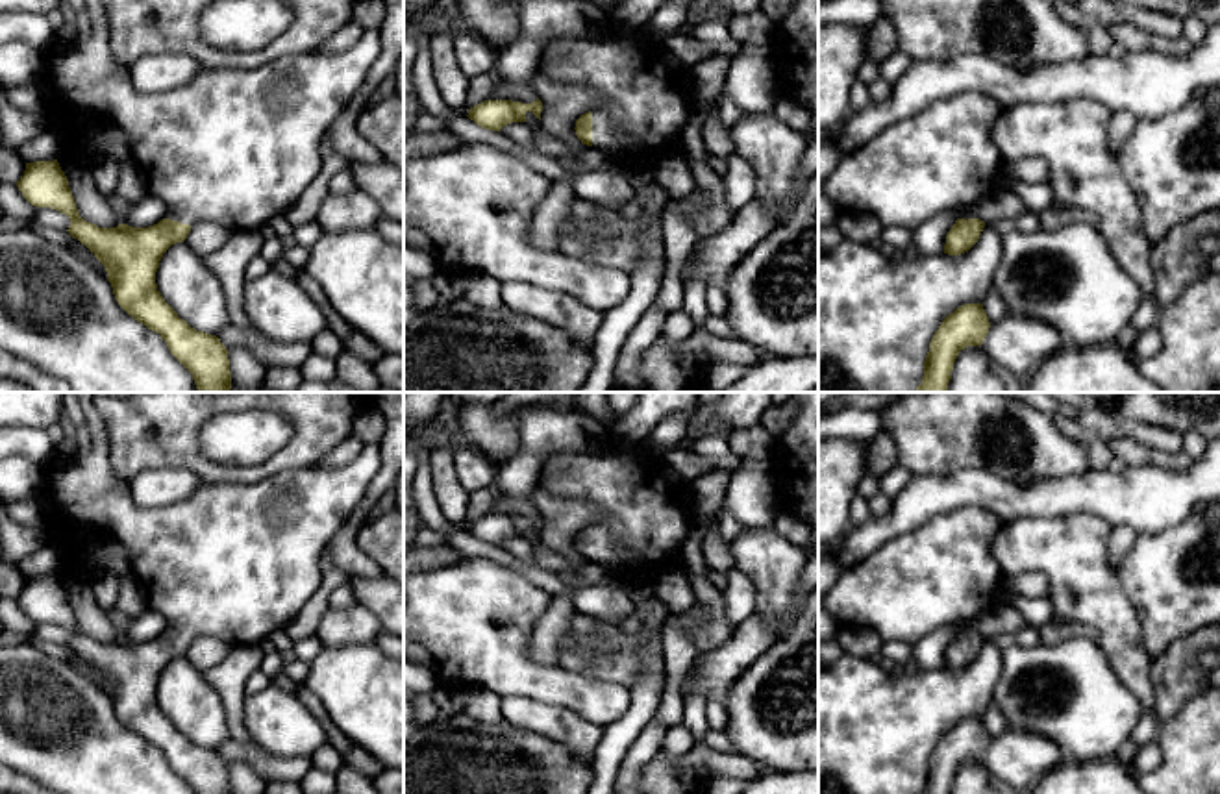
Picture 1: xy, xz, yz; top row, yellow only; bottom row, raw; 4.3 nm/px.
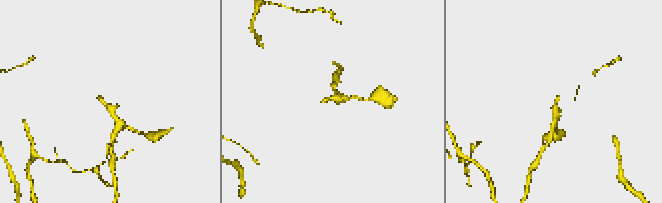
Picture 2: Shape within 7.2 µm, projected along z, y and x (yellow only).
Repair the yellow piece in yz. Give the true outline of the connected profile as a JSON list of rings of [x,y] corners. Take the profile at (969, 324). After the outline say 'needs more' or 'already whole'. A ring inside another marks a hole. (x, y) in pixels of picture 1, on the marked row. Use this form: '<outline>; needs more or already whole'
[[[965,304],[935,331],[916,392],[948,392],[953,363],[961,350],[983,344],[990,322],[981,304]]]; already whole

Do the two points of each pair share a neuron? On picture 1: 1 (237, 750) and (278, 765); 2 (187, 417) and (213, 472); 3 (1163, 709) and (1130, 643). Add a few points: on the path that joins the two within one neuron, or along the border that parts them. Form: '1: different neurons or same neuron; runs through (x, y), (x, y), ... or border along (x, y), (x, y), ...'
1: same neuron; runs through (247, 754), (269, 765)
2: same neuron; runs through (187, 432), (187, 450), (199, 461)
3: different neurons; border along (1152, 661), (1156, 715)

